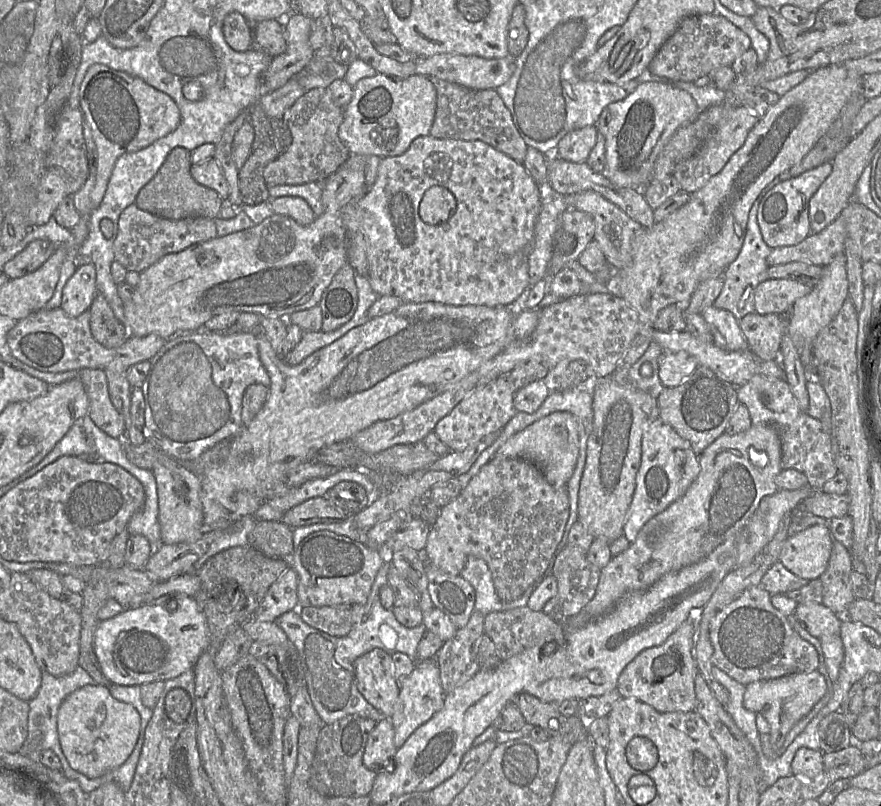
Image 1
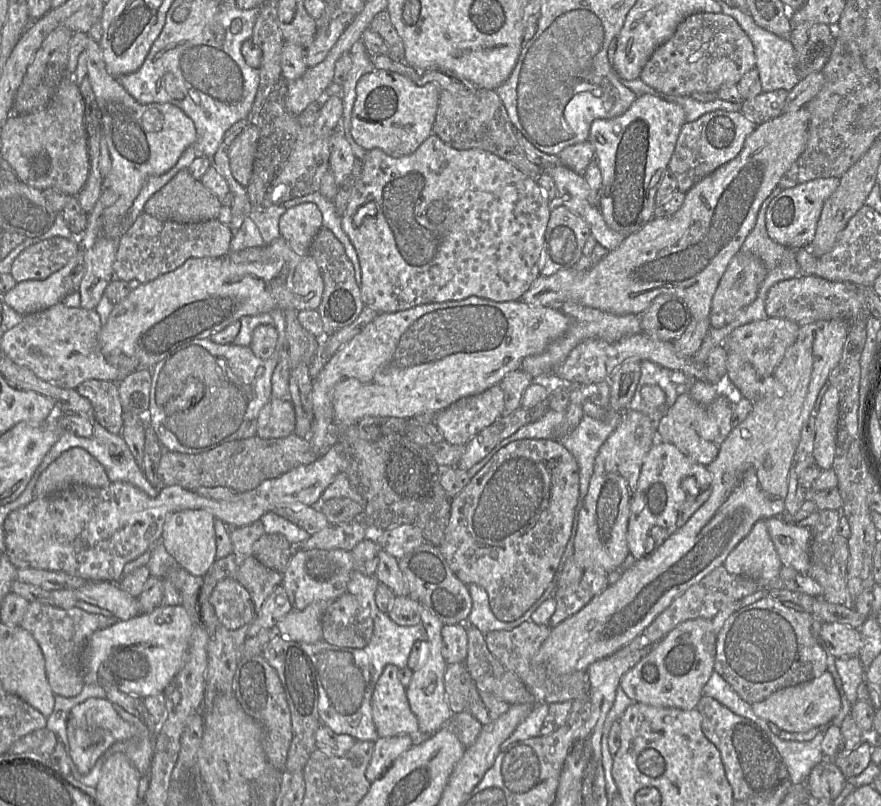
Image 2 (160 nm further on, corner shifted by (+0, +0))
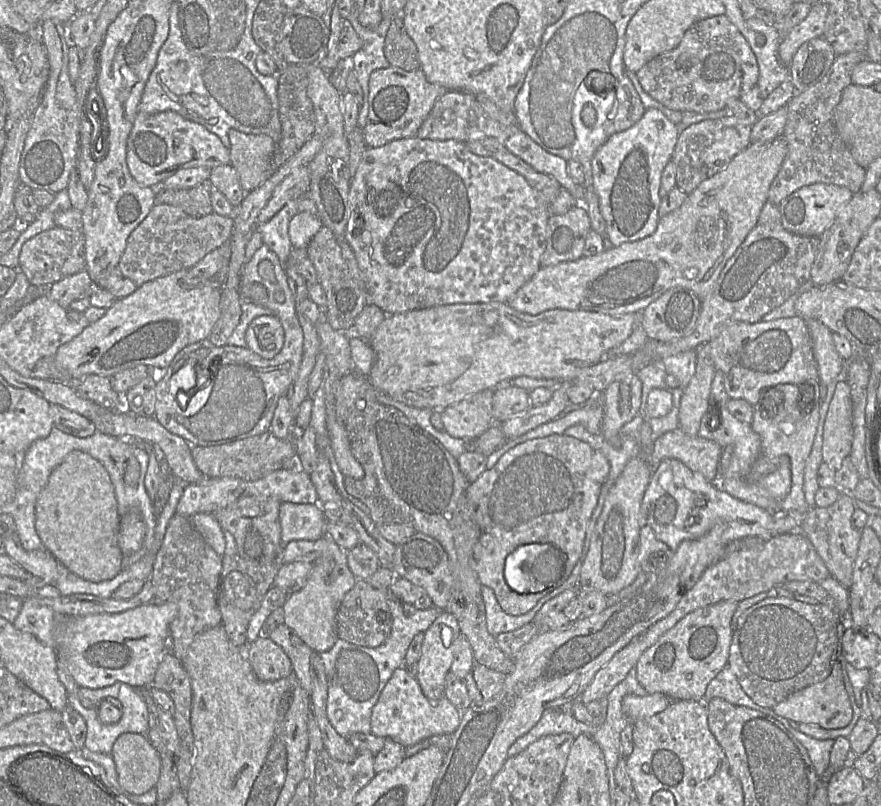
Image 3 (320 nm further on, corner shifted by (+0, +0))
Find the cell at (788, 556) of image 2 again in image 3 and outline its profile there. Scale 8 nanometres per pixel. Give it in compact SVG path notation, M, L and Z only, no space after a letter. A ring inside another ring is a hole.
M664 459L652 470L641 503L638 554L641 570L648 568L648 562L655 565L661 558L661 546L668 546L674 552L682 541L704 536L716 522L725 523L725 543L746 537L769 540L775 536L772 535L772 513L732 497L679 460Z

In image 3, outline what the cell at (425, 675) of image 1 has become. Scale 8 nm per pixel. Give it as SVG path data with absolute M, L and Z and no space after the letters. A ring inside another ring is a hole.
M446 610L424 634L416 679L424 695L436 701L445 696L446 675L454 658L453 642L462 634L456 617Z

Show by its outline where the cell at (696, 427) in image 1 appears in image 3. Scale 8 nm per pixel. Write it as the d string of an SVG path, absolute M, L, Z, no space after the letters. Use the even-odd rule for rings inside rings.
M678 427L654 441L649 466L653 470L664 459L677 459L708 481L715 481L721 452L722 447L716 442L688 435Z

